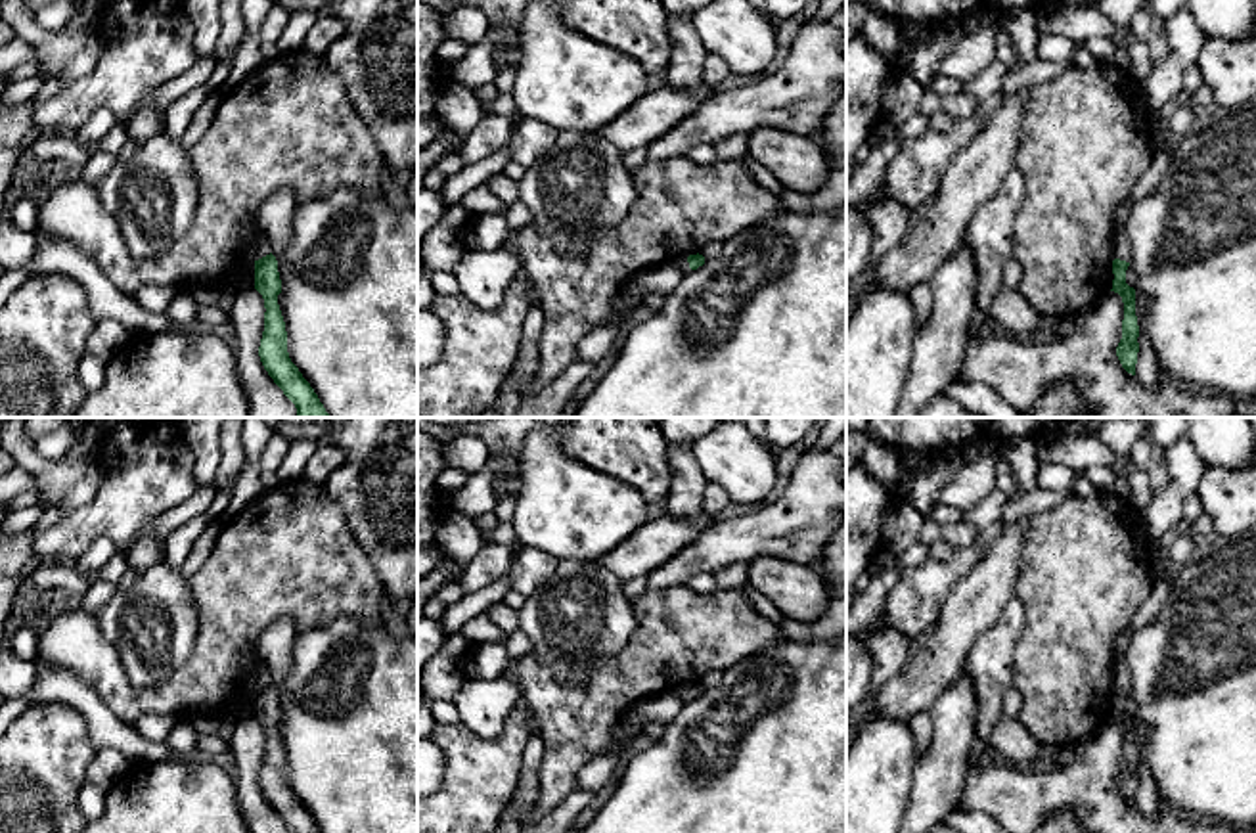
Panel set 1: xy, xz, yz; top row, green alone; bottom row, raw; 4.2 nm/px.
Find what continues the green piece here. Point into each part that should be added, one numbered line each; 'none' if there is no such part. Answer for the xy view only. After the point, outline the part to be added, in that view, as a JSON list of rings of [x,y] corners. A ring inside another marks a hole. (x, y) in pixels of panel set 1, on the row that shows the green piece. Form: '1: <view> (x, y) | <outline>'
1: xy (255, 242) | [[[247,220],[243,228],[243,247],[251,262],[270,255],[270,243],[257,222]]]

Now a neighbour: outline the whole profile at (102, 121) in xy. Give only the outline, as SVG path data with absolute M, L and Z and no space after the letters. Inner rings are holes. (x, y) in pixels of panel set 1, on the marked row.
M98 109L80 128L75 130L75 140L88 147L101 140L119 121L107 109Z

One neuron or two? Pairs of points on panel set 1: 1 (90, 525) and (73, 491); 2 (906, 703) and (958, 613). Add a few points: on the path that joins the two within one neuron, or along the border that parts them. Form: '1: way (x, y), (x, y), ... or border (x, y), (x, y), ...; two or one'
1: border (94, 462), (102, 473), (100, 489), (66, 512); two
2: way (921, 680), (941, 661), (952, 636); one

